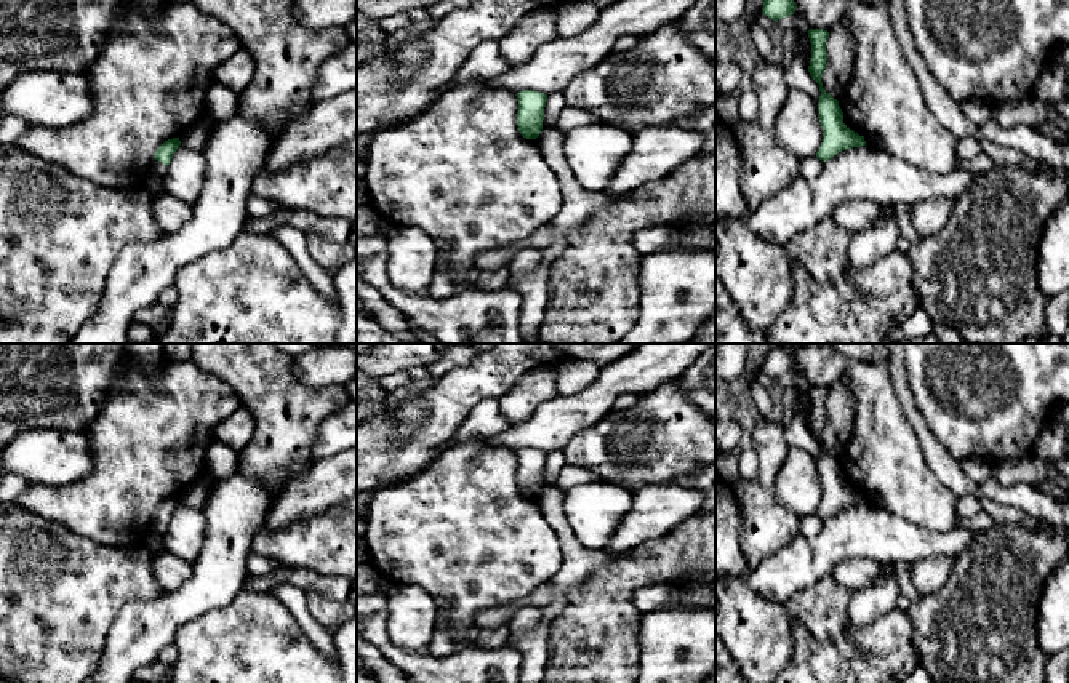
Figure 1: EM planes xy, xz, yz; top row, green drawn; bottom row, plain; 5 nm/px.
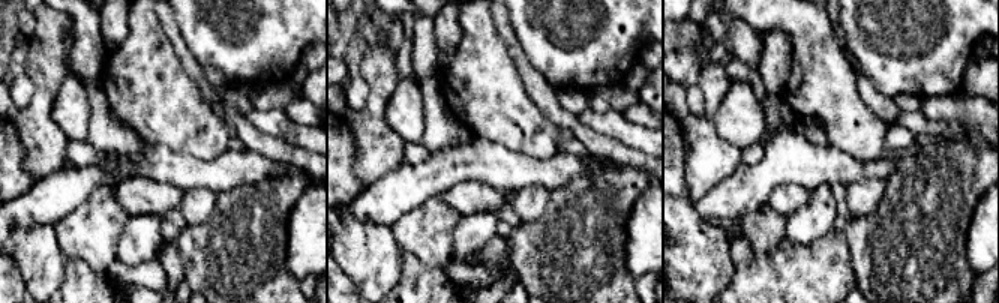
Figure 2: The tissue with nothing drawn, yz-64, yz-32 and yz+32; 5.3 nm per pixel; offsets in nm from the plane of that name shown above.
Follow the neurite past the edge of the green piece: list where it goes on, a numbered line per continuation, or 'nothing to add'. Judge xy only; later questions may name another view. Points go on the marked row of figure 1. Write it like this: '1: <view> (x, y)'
1: xy (157, 168)

